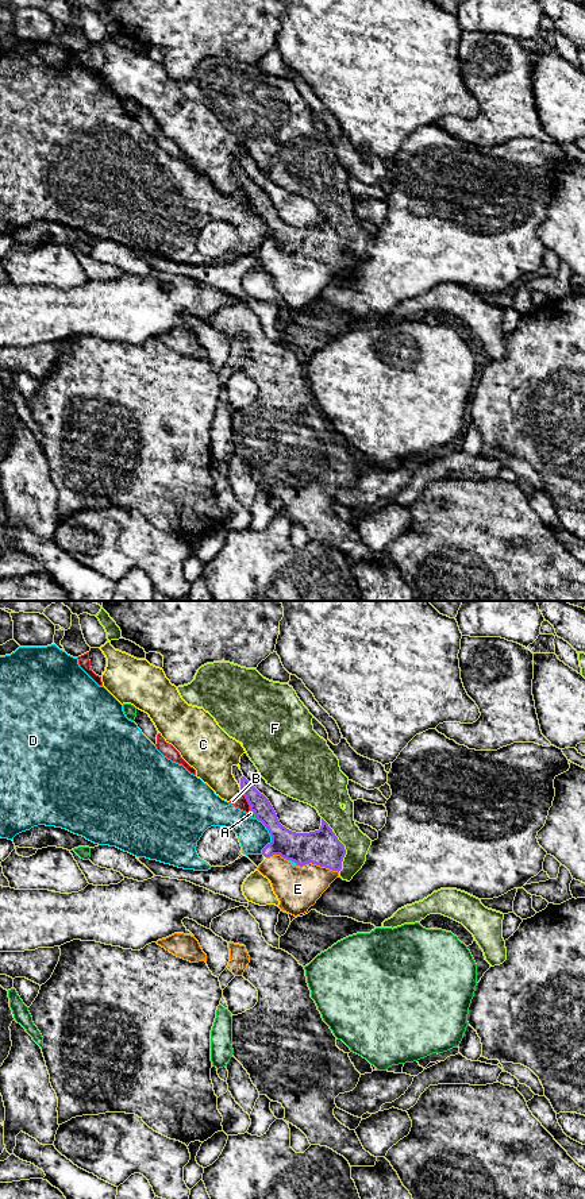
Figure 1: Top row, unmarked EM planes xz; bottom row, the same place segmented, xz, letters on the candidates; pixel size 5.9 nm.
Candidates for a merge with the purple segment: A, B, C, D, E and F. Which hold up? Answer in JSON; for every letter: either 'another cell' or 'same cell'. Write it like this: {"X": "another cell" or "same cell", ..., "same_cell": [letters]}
{"A": "another cell", "B": "another cell", "C": "another cell", "D": "another cell", "E": "same cell", "F": "another cell", "same_cell": ["E"]}

